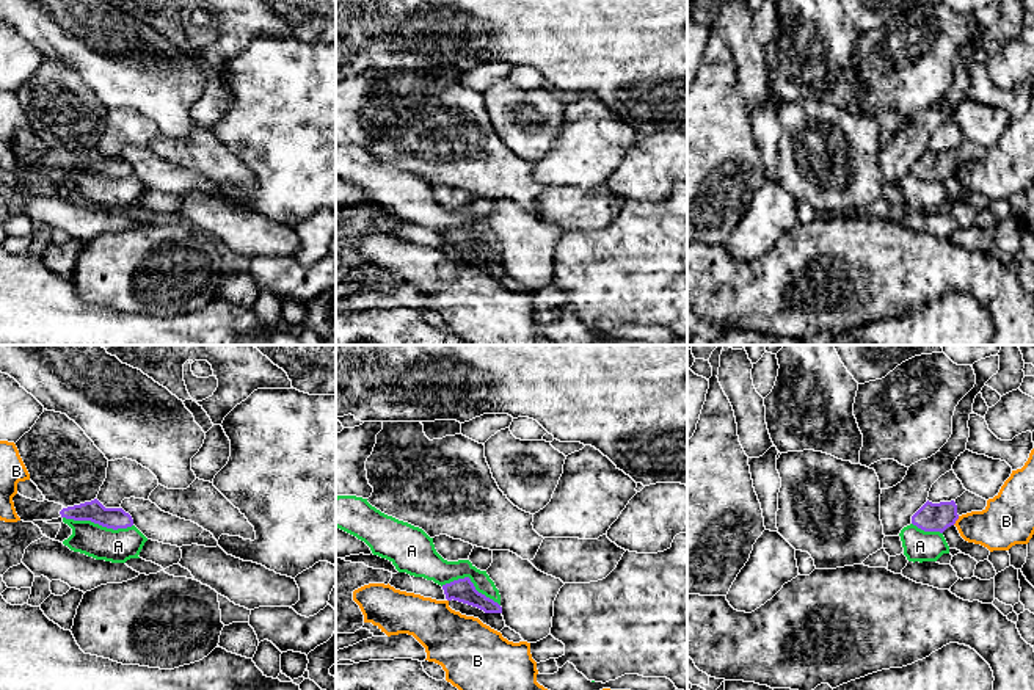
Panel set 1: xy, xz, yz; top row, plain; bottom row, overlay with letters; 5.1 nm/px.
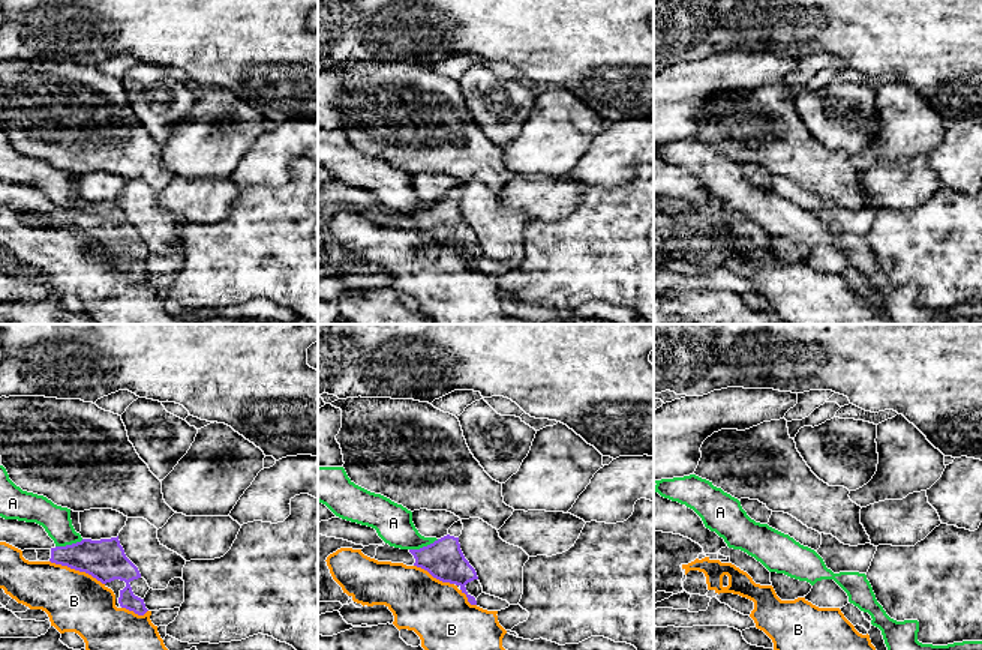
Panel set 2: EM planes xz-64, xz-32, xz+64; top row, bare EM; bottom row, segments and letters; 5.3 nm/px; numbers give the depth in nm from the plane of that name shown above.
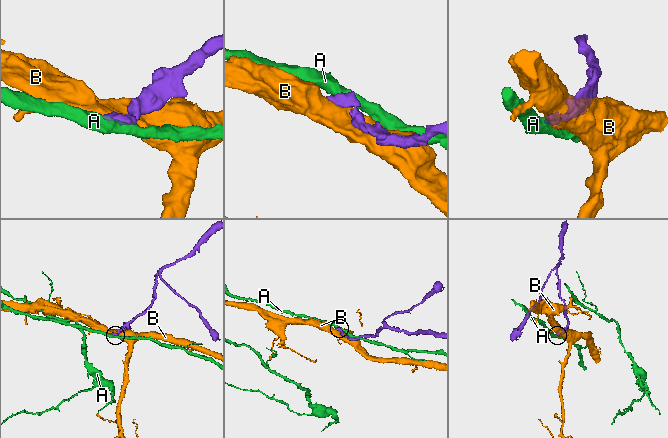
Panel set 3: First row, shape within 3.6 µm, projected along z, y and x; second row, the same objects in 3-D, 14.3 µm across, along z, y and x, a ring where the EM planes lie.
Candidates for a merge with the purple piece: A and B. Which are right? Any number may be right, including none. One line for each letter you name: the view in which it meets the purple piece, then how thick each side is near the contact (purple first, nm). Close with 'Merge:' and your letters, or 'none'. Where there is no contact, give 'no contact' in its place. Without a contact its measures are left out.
Merge: none

